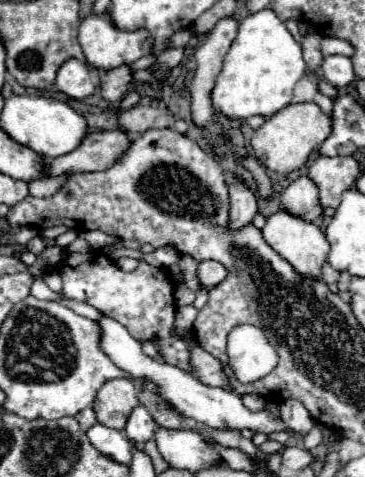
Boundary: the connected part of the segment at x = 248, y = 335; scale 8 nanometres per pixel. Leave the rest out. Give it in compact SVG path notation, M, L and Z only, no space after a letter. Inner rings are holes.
M237 325L227 335L229 365L241 383L253 383L269 375L277 361L277 349L255 325Z

